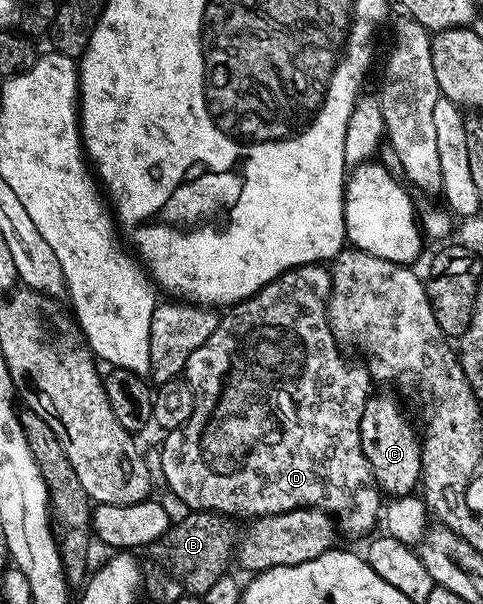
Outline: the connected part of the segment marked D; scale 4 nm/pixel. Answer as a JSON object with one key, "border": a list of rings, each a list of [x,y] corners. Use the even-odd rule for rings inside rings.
{"border":[[[307,263],[290,269],[279,275],[274,282],[267,283],[261,291],[254,293],[243,303],[235,304],[228,313],[232,315],[225,314],[218,329],[214,329],[214,333],[210,333],[207,341],[198,349],[194,349],[194,353],[190,353],[190,361],[186,365],[184,375],[194,389],[196,408],[184,427],[169,431],[163,436],[164,448],[160,451],[160,471],[164,474],[169,489],[185,503],[185,508],[193,511],[218,511],[221,515],[229,517],[259,517],[277,515],[299,507],[316,507],[319,511],[327,511],[332,516],[338,524],[341,536],[349,535],[352,539],[360,539],[363,535],[371,536],[376,531],[376,518],[379,520],[382,515],[382,492],[376,486],[376,478],[373,477],[370,465],[366,461],[366,453],[362,453],[360,436],[362,413],[370,397],[370,376],[367,367],[359,362],[348,364],[340,352],[341,344],[332,332],[328,320],[328,295],[331,291],[332,272],[327,266]]]}

